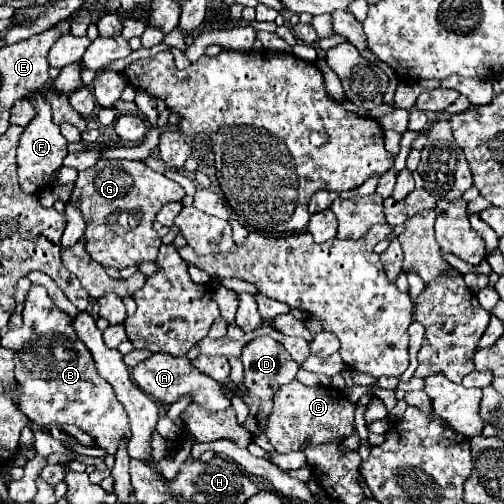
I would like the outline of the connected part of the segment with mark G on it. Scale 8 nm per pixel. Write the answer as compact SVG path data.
M107 159L93 165L89 171L81 171L75 183L75 189L71 193L71 203L83 211L83 219L87 223L85 239L87 239L87 251L89 255L101 263L103 267L115 267L125 269L131 265L139 265L143 261L155 261L157 251L161 247L161 239L157 231L153 229L155 215L161 211L165 203L181 201L185 197L185 191L175 181L167 179L161 173L151 171L141 161L125 161L125 159Z

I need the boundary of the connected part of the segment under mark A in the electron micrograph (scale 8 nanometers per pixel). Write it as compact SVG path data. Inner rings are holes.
M153 353L145 361L141 361L137 367L133 367L131 377L141 391L145 391L147 395L151 395L153 399L161 403L175 403L181 395L191 395L195 403L199 403L201 407L209 411L219 411L231 405L231 399L225 395L223 387L217 381L203 375L201 371L197 371L187 357L171 357L165 353Z

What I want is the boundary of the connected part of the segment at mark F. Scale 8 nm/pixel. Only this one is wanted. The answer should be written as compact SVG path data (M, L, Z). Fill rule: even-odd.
M41 91L31 93L33 103L37 103L39 113L35 115L35 119L25 127L19 147L17 147L17 163L19 163L19 185L25 193L39 193L45 185L49 185L51 175L63 165L63 159L67 155L67 141L65 137L59 133L59 127L53 125L51 121L51 111L49 105L43 97Z

